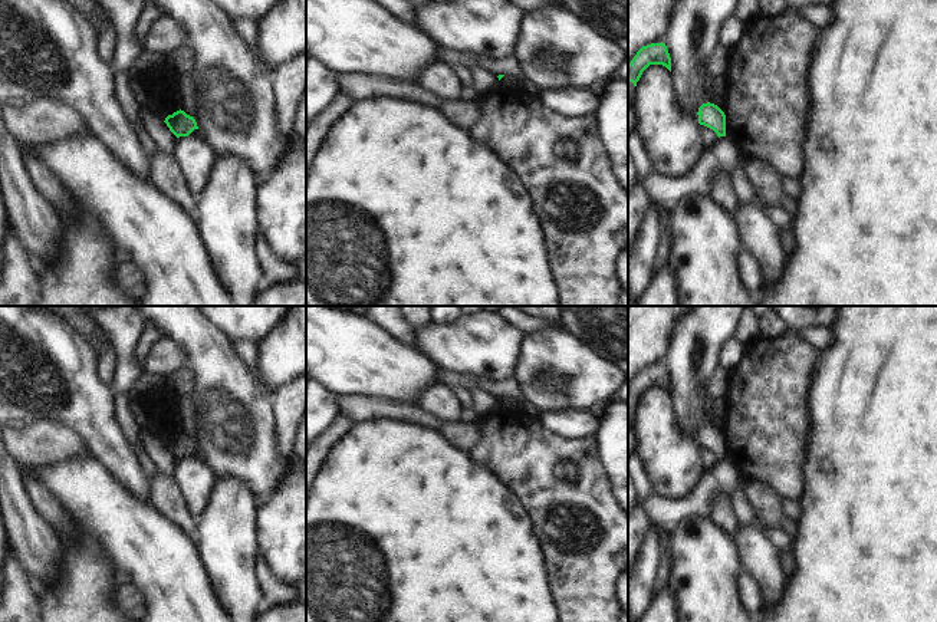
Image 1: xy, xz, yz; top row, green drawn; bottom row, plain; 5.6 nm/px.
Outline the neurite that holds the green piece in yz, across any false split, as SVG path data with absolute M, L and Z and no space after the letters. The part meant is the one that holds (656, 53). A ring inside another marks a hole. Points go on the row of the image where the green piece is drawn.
M665 43L642 46L628 65L628 103L632 106L637 101L637 82L650 65L663 65L671 72L671 57Z

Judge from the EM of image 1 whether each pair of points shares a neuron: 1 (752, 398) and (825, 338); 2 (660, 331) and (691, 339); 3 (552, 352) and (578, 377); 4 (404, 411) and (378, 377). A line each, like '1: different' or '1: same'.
1: different
2: different
3: same
4: different

